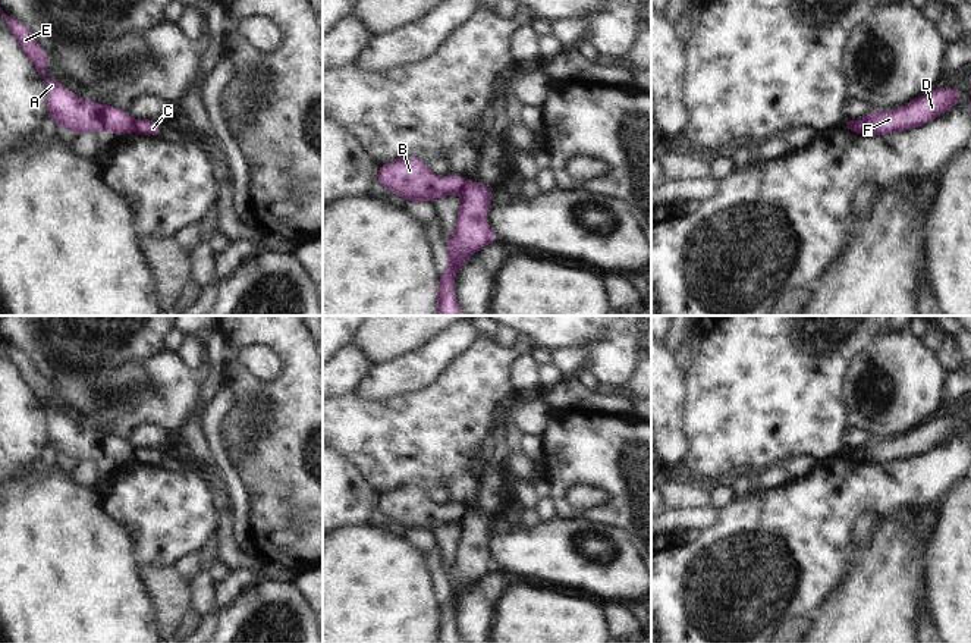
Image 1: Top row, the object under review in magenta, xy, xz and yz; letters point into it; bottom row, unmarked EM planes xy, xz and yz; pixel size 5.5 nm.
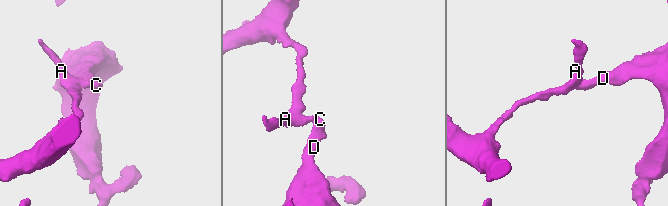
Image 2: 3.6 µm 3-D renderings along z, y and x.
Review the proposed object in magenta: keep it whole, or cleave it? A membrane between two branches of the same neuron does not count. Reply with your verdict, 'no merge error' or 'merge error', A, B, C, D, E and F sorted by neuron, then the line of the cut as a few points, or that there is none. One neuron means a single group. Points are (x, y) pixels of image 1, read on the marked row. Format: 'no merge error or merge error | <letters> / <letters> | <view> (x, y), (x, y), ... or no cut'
merge error | A B E / C D F | xz (467, 179), (461, 191)

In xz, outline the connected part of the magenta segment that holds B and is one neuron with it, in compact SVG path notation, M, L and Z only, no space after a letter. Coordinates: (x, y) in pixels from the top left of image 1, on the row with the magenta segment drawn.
M403 156L378 166L377 182L387 191L409 200L434 203L444 195L462 191L466 179L458 176L434 176L427 164L414 156Z

